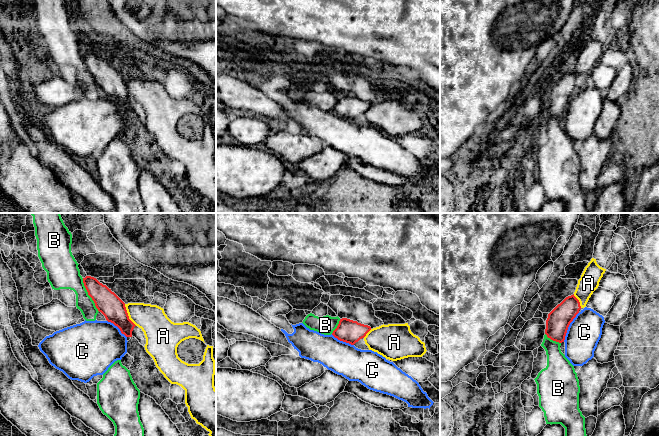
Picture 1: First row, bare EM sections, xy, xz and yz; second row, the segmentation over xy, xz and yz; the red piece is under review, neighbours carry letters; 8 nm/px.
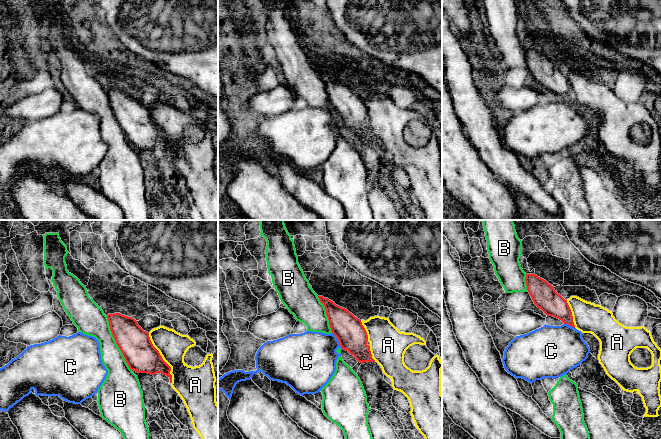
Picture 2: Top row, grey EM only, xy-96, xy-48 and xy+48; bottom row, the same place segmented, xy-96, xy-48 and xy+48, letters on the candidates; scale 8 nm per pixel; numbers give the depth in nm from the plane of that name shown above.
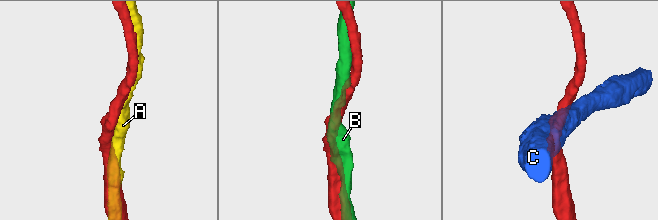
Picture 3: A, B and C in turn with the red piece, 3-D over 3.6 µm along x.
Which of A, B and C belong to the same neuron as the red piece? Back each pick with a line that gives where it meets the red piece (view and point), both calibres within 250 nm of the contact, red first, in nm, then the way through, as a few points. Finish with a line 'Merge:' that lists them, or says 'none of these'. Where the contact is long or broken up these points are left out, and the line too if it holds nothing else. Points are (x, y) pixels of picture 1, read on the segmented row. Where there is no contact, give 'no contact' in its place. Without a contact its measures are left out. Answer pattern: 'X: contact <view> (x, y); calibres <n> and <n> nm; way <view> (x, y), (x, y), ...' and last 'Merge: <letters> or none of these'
A: contact xy (127, 315); calibres 190 and 240 nm
Merge: A

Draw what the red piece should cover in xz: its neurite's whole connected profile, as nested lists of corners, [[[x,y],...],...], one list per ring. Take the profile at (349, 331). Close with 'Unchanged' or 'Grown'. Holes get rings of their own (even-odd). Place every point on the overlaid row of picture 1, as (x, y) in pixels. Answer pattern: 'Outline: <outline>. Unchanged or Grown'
Outline: [[[342,318],[332,335],[340,341],[354,345],[360,339],[364,338],[370,330],[371,327],[368,325]]]. Unchanged

